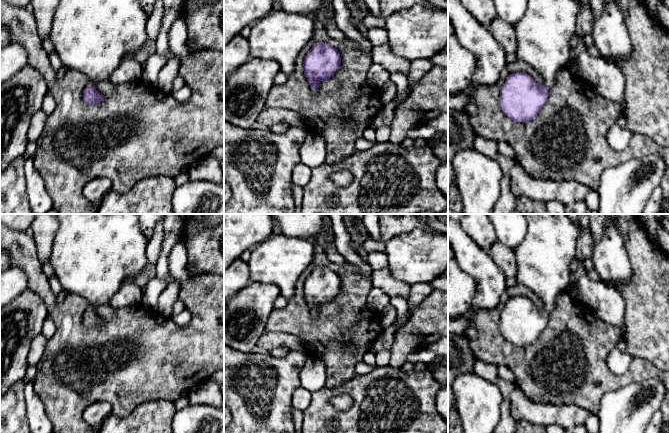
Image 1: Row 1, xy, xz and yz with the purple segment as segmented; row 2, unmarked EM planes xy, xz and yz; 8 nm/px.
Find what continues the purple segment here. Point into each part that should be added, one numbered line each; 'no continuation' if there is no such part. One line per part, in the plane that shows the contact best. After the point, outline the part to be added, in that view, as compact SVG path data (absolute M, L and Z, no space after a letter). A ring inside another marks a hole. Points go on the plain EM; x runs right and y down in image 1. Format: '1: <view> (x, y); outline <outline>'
1: xy (93, 255); outline M51 214L59 221L53 240L50 263L55 275L67 293L79 295L89 303L89 310L106 305L111 297L128 280L145 269L148 237L140 229L136 214Z

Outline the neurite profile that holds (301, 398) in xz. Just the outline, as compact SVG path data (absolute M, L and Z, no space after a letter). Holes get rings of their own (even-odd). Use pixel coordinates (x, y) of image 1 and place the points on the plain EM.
M304 387L297 388L292 395L291 404L293 409L304 411L311 403L311 392Z

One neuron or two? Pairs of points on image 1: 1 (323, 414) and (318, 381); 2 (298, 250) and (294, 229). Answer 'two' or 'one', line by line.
1: two
2: two

